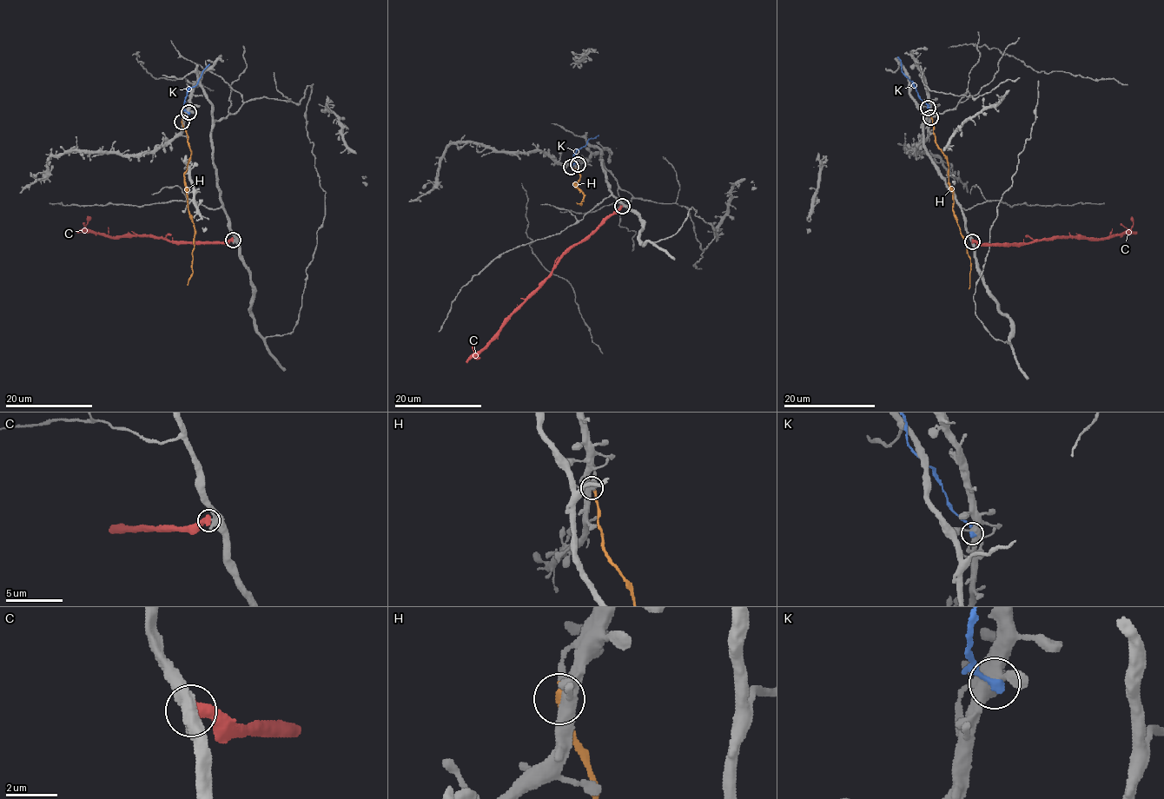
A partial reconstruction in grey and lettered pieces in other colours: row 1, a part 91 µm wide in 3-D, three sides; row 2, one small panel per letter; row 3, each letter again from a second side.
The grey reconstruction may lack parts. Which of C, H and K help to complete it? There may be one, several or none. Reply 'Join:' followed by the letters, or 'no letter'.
Join: no letter

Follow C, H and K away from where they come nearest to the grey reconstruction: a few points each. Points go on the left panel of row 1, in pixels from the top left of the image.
C: (233, 239), (221, 242), (174, 242), (162, 238), (104, 237), (85, 227), (90, 216)
H: (181, 122), (191, 153), (184, 186), (195, 237), (192, 274), (187, 285)
K: (188, 112), (184, 108), (187, 91), (209, 64)

